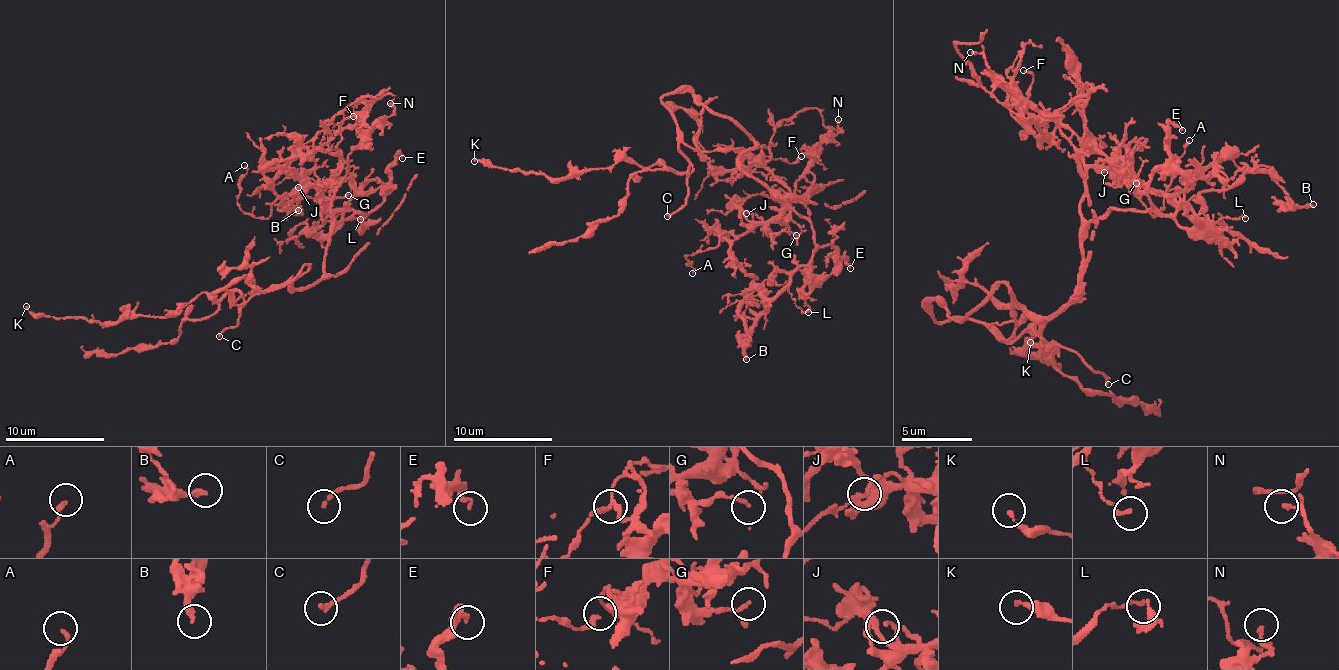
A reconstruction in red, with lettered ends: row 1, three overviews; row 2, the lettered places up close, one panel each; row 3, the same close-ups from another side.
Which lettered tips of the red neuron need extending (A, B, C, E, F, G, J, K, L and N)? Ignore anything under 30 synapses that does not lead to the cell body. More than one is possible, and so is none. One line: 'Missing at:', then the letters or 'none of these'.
Missing at: none of these

